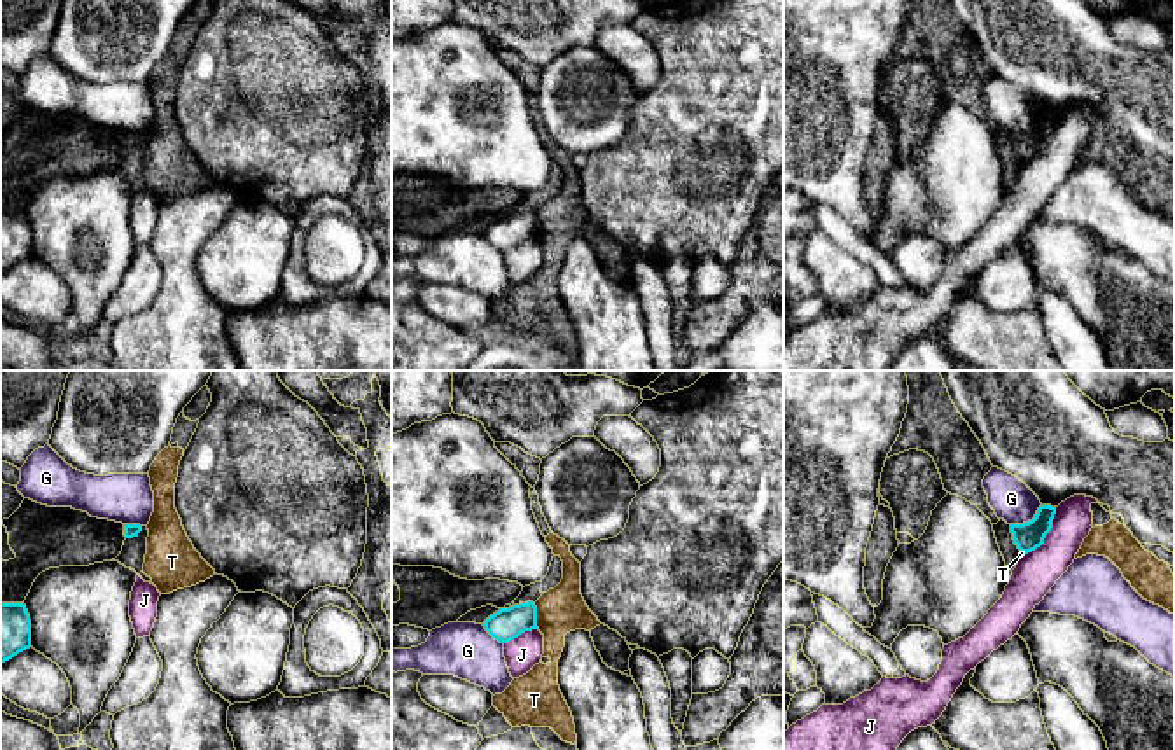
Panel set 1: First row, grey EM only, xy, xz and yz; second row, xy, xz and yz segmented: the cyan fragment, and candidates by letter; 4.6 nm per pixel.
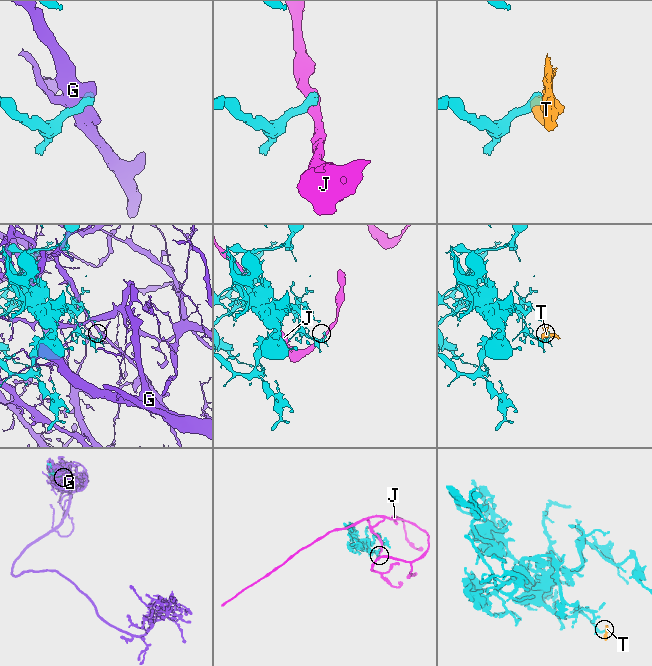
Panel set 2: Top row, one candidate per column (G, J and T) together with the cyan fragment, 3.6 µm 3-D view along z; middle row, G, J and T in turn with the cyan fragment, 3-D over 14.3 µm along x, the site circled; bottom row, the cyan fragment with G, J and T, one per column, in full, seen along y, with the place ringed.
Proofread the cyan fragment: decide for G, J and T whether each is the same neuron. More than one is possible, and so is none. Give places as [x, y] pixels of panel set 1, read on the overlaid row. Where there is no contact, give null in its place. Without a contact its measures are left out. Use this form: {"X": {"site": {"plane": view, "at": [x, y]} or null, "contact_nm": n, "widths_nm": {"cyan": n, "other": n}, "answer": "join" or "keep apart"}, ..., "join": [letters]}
{"G": {"site": {"plane": "yz", "at": [1028, 521]}, "contact_nm": 170, "widths_nm": {"cyan": 130, "other": 190}, "answer": "keep apart"}, "J": {"site": {"plane": "yz", "at": [1048, 532]}, "contact_nm": 260, "widths_nm": {"cyan": 130, "other": 190}, "answer": "keep apart"}, "T": {"site": {"plane": "xz", "at": [535, 616]}, "contact_nm": 110, "widths_nm": {"cyan": 150, "other": 220}, "answer": "keep apart"}, "join": []}

